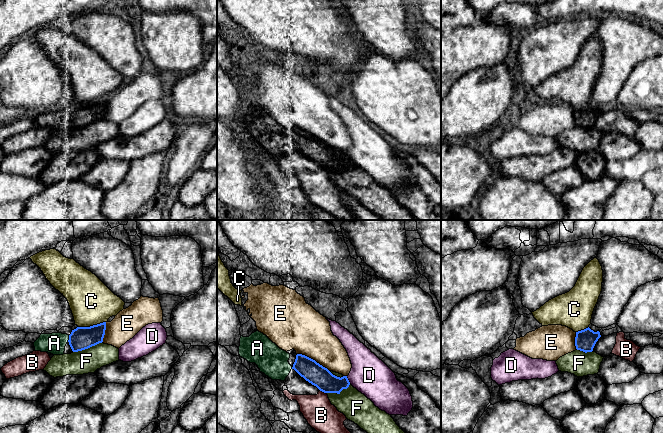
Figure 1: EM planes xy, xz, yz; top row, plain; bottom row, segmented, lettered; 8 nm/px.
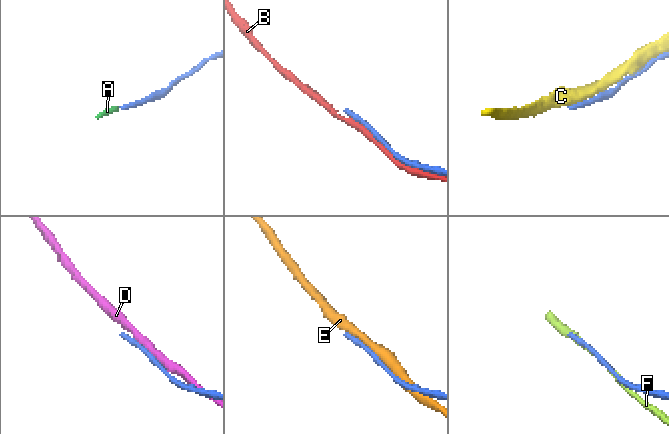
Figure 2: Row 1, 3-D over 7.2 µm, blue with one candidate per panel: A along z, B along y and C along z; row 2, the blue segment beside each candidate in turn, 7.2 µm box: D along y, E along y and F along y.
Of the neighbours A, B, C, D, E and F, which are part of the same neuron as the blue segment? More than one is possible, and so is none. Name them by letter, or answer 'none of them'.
A

